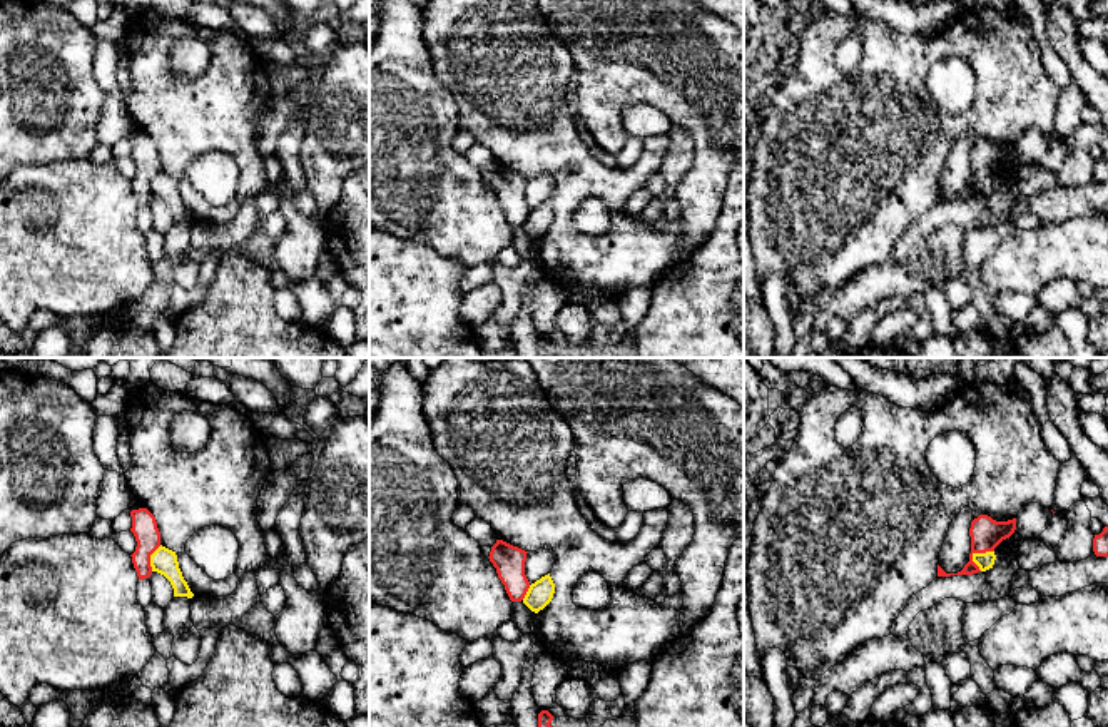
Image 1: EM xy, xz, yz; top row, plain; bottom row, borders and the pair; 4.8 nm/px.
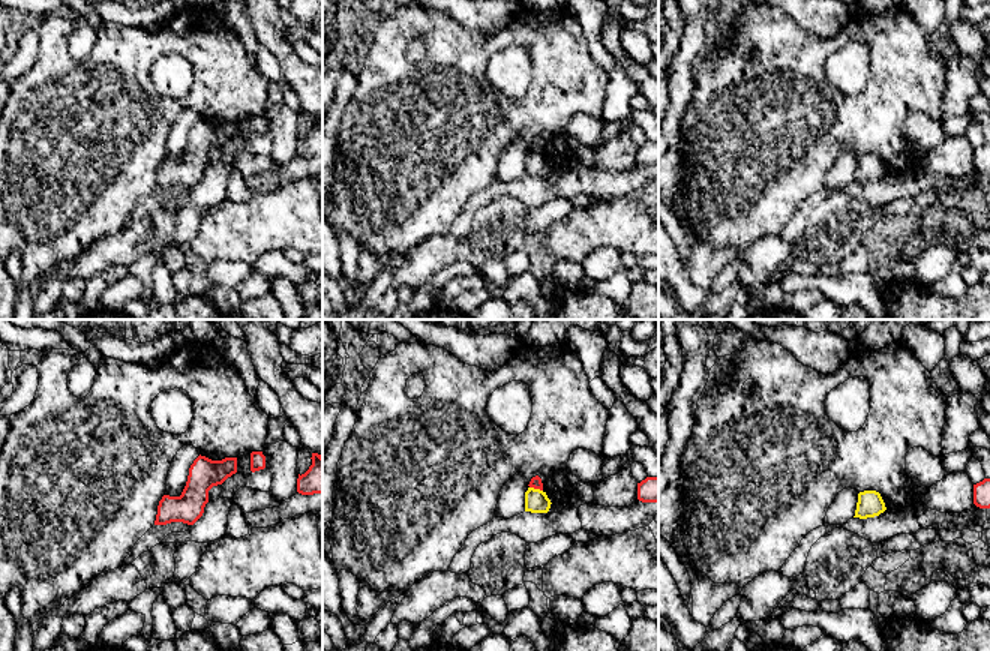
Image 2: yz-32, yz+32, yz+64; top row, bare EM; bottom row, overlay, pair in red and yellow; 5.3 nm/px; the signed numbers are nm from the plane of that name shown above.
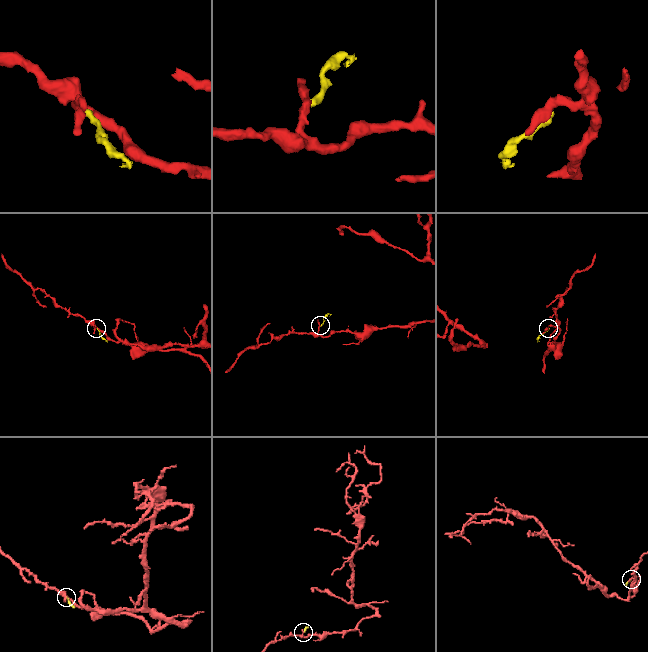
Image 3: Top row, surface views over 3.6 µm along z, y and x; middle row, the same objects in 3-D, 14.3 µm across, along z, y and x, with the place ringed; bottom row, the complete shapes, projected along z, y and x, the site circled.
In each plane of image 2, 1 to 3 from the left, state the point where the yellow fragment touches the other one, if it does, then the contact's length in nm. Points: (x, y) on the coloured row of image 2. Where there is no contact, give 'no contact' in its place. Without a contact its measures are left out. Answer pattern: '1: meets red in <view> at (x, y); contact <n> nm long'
1: no contact
2: meets red in yz+32 at (536, 488); contact 80 nm long
3: no contact

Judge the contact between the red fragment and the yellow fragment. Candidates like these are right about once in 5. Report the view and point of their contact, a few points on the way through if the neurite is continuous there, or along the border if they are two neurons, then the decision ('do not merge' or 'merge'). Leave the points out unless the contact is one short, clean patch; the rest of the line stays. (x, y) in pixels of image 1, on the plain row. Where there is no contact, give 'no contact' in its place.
contact yz (975, 177); border yz (993, 176), (973, 181), (973, 188), (980, 196); do not merge

